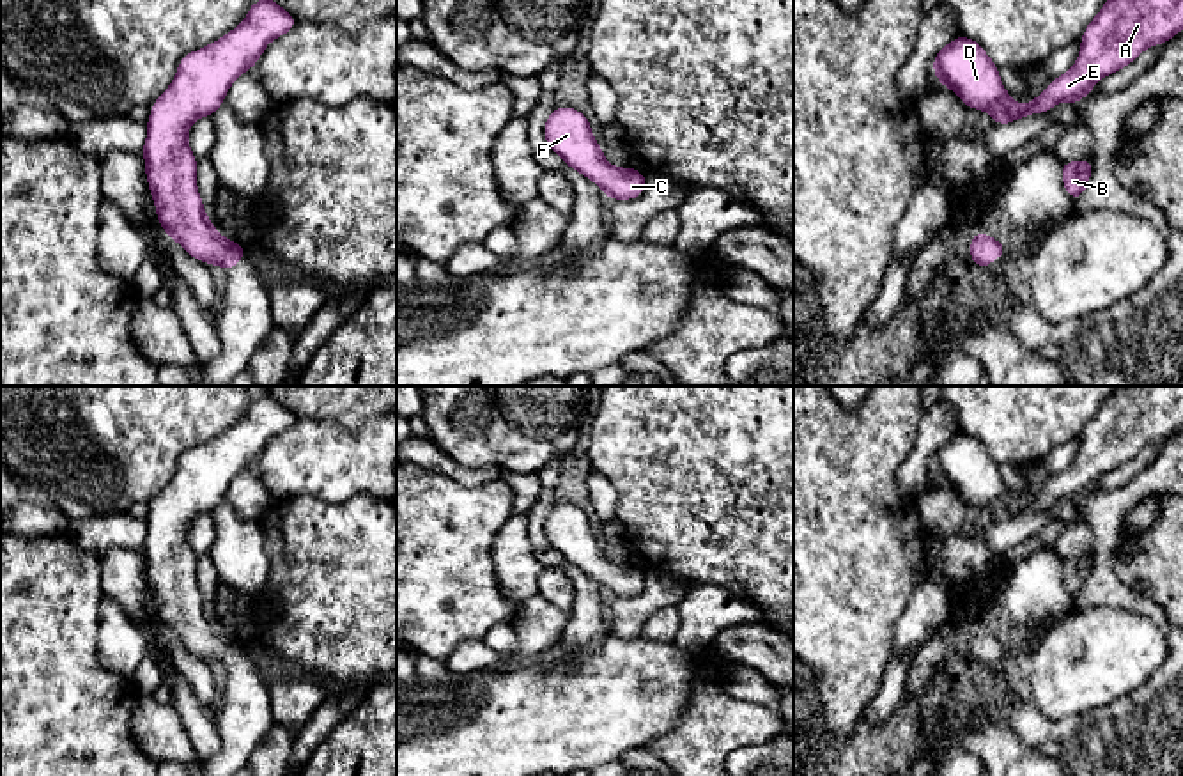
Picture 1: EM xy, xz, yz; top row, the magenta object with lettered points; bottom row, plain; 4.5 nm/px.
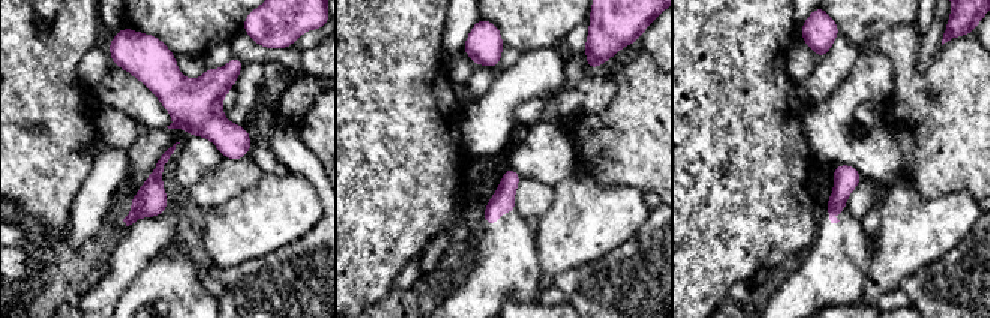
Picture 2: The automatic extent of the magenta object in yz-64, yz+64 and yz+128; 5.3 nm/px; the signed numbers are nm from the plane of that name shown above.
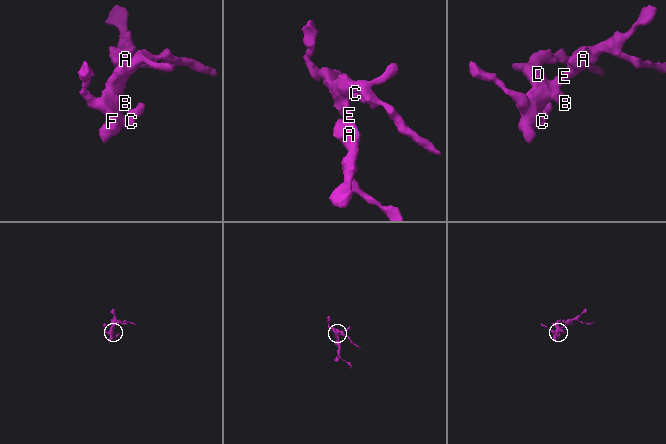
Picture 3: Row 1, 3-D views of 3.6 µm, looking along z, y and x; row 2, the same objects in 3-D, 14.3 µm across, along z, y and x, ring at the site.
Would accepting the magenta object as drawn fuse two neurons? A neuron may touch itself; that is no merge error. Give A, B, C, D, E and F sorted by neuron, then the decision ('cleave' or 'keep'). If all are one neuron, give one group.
A B C D E F; keep

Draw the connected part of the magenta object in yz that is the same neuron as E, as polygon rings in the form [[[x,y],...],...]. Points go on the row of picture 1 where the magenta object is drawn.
[[[1107,0],[1100,12],[1087,23],[1080,39],[1079,58],[1063,76],[1054,78],[1047,89],[1029,105],[1018,105],[1004,90],[999,67],[986,50],[974,39],[958,34],[949,44],[937,50],[933,57],[935,80],[951,89],[967,108],[985,110],[995,126],[1011,124],[1034,113],[1047,113],[1057,103],[1070,101],[1075,106],[1094,89],[1094,85],[1128,64],[1151,46],[1165,44],[1183,30],[1183,0]]]

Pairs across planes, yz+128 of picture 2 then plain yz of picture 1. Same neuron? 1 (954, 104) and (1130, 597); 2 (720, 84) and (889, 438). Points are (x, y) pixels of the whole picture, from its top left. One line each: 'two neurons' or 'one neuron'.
1: two neurons
2: one neuron

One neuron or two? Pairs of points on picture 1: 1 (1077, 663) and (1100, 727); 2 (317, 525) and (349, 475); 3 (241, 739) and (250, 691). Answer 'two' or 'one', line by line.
1: two
2: two
3: one

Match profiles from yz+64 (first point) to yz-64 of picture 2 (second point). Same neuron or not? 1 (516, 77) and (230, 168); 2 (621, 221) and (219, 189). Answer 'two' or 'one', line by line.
1: two
2: two

